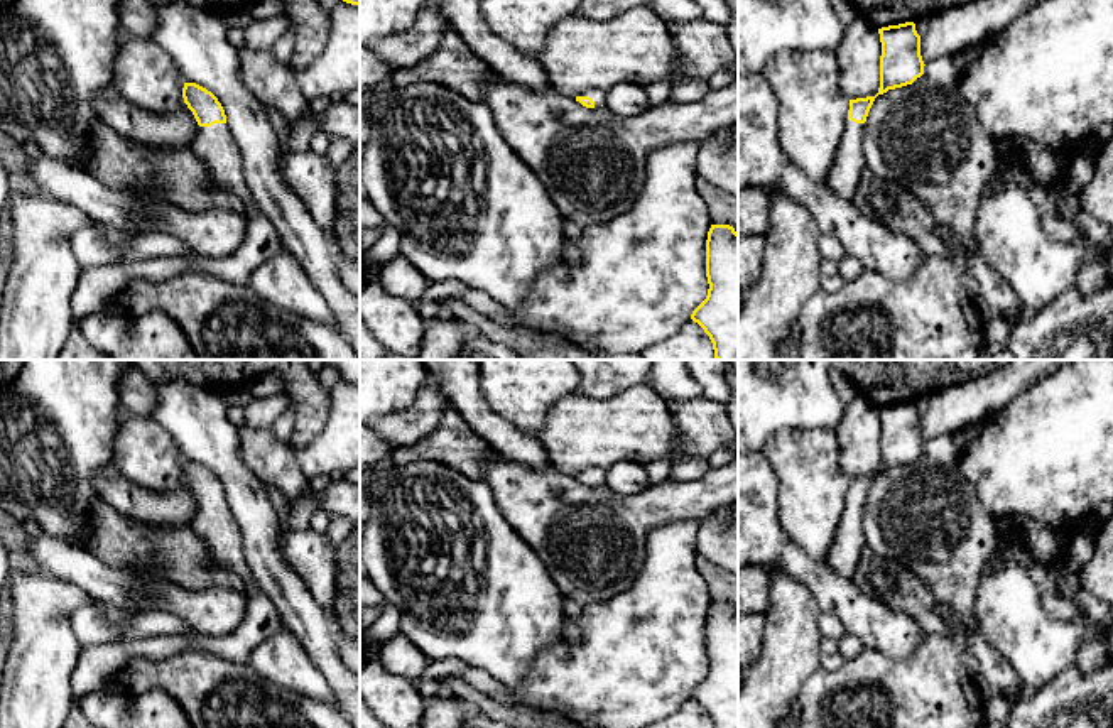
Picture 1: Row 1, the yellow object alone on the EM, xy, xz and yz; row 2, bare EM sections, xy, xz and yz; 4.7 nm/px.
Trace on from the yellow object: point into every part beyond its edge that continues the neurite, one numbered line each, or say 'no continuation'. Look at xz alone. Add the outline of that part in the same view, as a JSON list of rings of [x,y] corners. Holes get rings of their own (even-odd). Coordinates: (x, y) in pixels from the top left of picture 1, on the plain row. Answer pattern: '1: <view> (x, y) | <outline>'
1: xz (598, 475) | [[[589,468],[589,470],[581,471],[579,475],[589,475],[595,480],[595,485],[601,485],[605,483],[606,473],[601,468]]]

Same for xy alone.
1: xy (97, 664) | [[[228,503],[201,505],[191,530],[208,544],[214,568],[233,571],[247,583],[245,617],[240,625],[214,638],[189,632],[83,649],[71,674],[74,696],[105,691],[105,684],[132,659],[164,660],[182,650],[203,650],[230,662],[248,664],[252,650],[284,628],[277,608],[255,584],[245,562],[242,535]]]

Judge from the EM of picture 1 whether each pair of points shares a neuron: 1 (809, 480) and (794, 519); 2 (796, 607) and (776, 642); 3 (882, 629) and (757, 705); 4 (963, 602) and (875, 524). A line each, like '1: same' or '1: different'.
1: same
2: same
3: different
4: same

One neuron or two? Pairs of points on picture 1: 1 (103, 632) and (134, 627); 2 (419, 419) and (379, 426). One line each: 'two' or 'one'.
1: one
2: one

